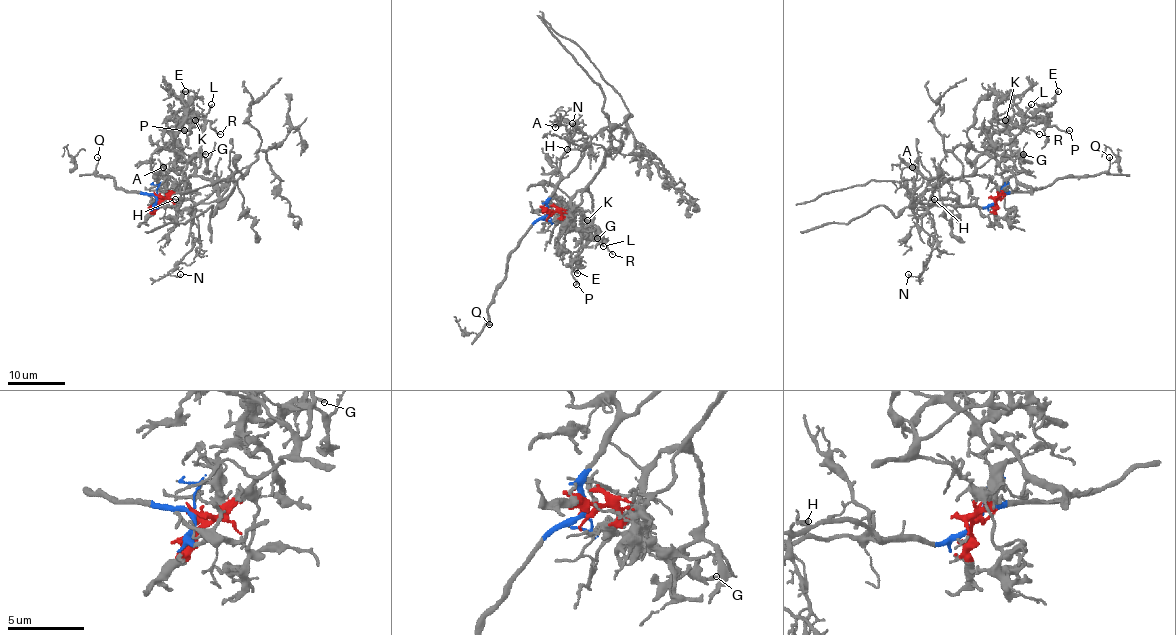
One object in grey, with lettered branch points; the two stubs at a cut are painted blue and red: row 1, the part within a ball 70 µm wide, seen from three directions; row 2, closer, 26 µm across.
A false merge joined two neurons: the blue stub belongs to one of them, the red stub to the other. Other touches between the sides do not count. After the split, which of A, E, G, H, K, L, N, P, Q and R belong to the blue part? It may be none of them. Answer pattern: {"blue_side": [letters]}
{"blue_side": ["A", "H", "N", "Q"]}

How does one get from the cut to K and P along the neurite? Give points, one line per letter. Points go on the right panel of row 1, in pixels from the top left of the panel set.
K: (999, 196), (997, 199), (997, 186), (976, 170), (1000, 154), (1019, 131), (1005, 120)
P: (999, 196), (997, 186), (987, 176), (976, 173), (979, 167), (1000, 154), (1023, 126), (1041, 123), (1070, 130)

